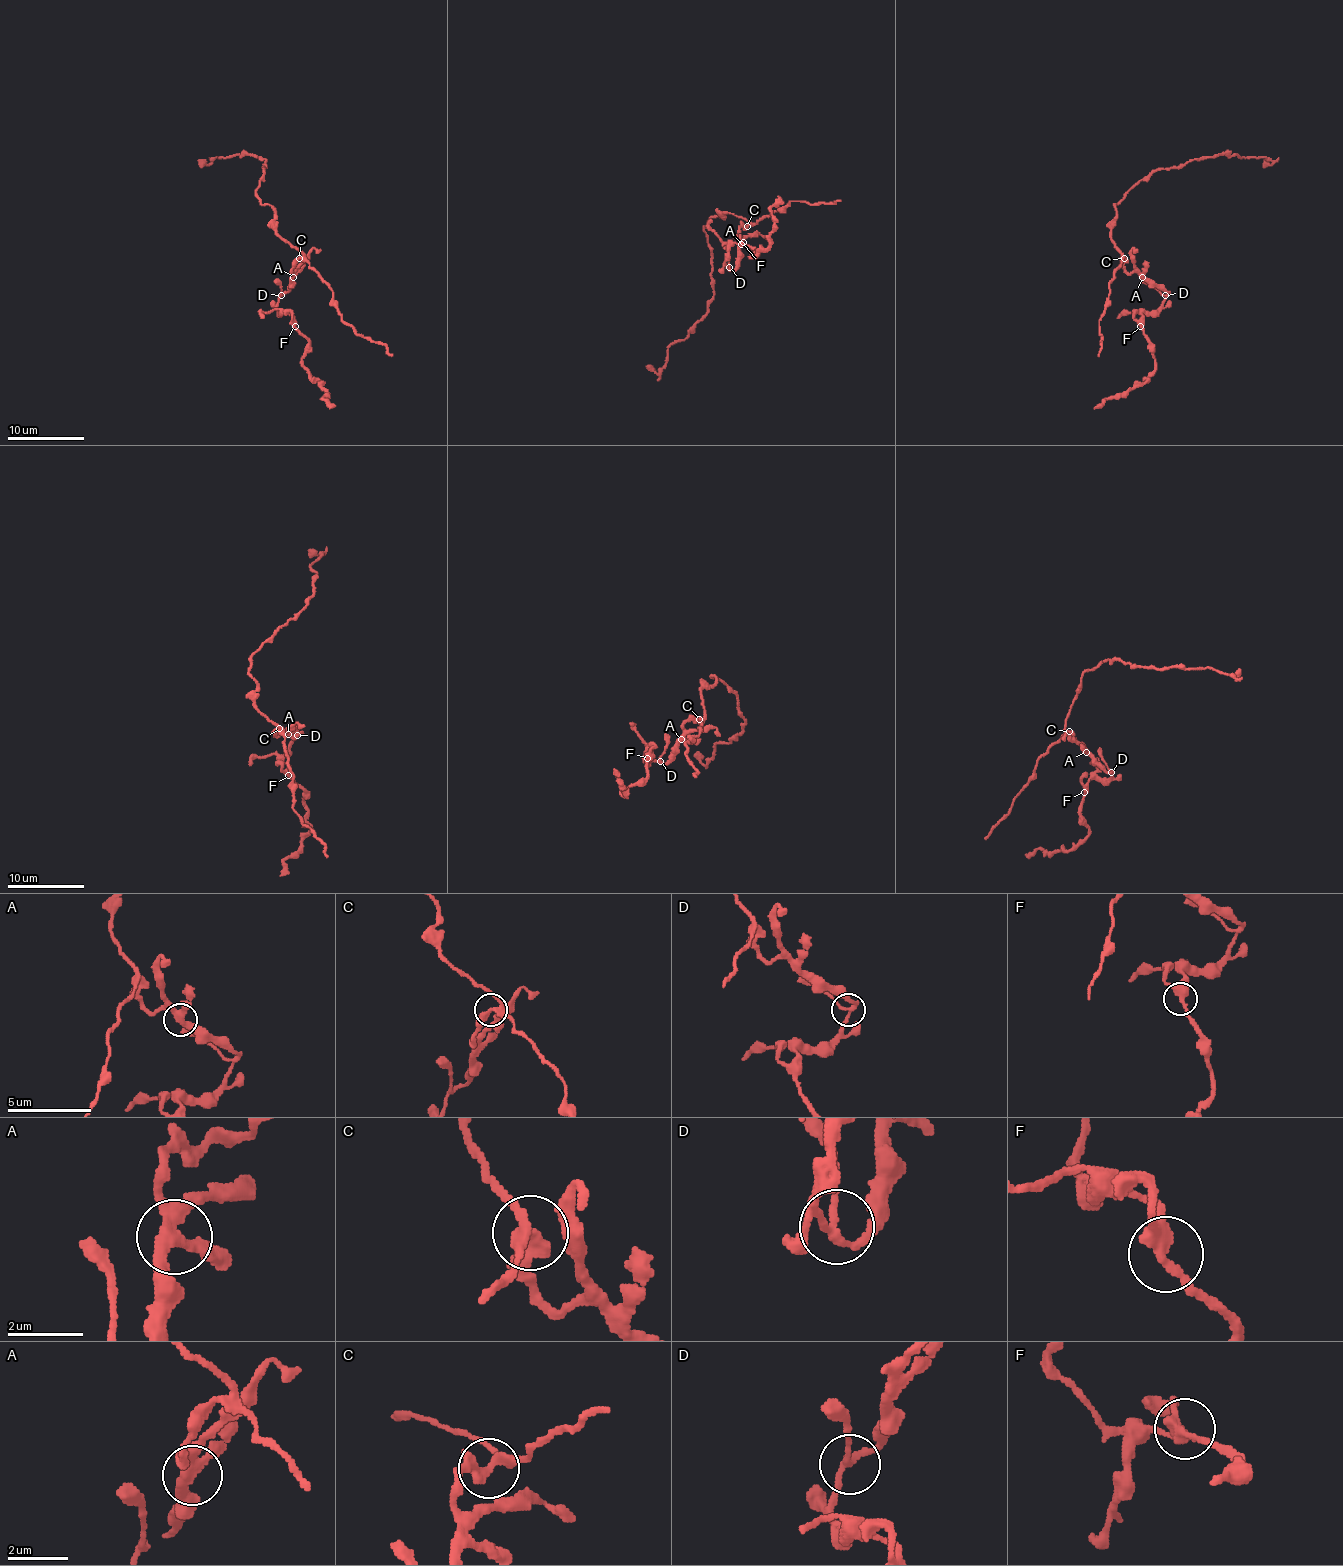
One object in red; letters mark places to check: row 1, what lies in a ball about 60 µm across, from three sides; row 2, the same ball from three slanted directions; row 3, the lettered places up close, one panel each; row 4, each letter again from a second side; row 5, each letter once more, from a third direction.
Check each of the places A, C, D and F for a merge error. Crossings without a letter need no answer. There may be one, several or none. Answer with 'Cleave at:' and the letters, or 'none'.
Cleave at: C

